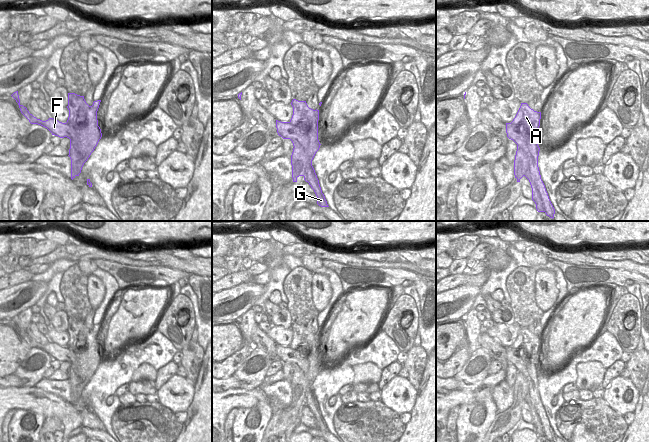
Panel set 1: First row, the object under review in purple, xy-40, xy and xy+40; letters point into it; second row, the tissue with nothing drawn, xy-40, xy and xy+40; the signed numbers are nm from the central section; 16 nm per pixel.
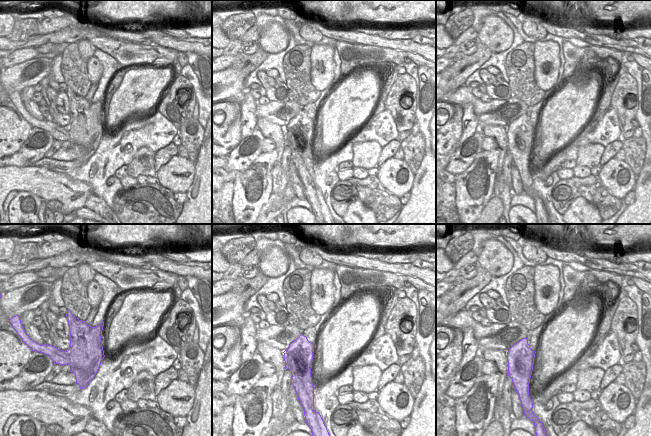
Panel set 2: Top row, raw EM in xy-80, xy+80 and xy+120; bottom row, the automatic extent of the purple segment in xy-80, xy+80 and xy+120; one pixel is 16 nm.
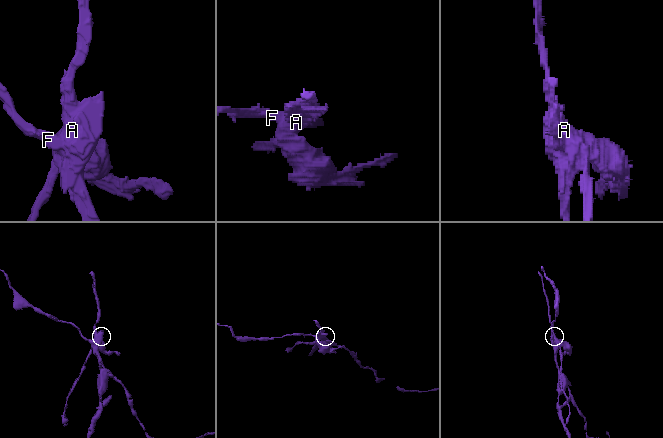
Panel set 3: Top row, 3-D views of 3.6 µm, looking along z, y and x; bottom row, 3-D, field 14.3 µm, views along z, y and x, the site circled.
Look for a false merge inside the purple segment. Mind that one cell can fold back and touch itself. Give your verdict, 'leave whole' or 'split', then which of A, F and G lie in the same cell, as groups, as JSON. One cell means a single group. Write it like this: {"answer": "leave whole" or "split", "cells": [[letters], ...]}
{"answer": "split", "cells": [["A"], ["F", "G"]]}

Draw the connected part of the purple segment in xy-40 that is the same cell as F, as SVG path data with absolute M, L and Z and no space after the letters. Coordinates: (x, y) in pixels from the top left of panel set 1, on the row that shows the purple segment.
M18 91L14 92L11 96L18 103L21 113L29 120L31 124L41 125L47 128L52 133L52 135L58 136L60 138L64 137L69 138L70 146L73 146L81 153L86 153L86 145L84 144L83 141L80 140L77 131L73 127L71 127L68 123L62 123L53 118L49 118L46 121L37 119L36 117L29 113L26 107L20 104Z

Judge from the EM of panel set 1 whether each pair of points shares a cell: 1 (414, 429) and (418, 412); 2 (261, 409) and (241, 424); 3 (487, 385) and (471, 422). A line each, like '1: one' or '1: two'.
1: one
2: one
3: one

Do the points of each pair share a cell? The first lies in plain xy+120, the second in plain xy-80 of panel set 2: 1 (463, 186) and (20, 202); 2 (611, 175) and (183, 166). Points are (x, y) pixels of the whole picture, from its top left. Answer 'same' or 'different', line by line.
1: same
2: same

